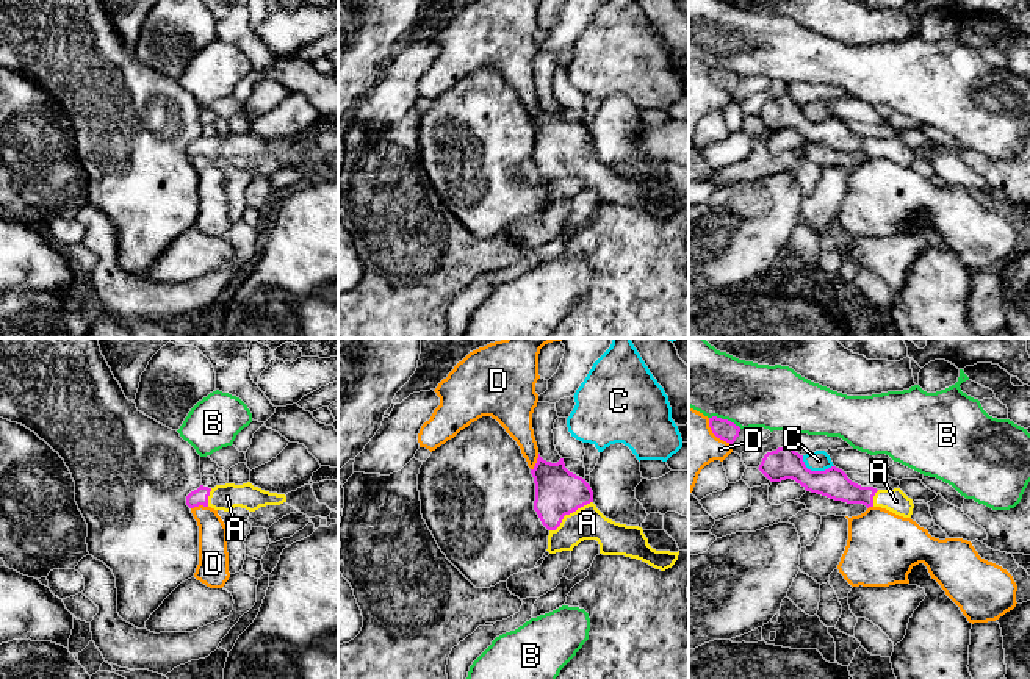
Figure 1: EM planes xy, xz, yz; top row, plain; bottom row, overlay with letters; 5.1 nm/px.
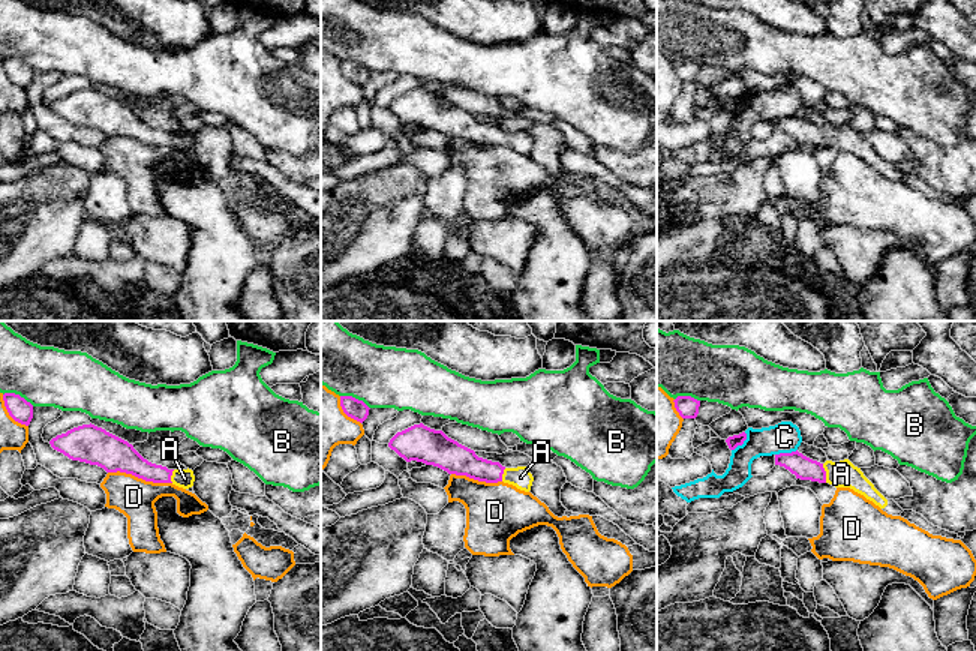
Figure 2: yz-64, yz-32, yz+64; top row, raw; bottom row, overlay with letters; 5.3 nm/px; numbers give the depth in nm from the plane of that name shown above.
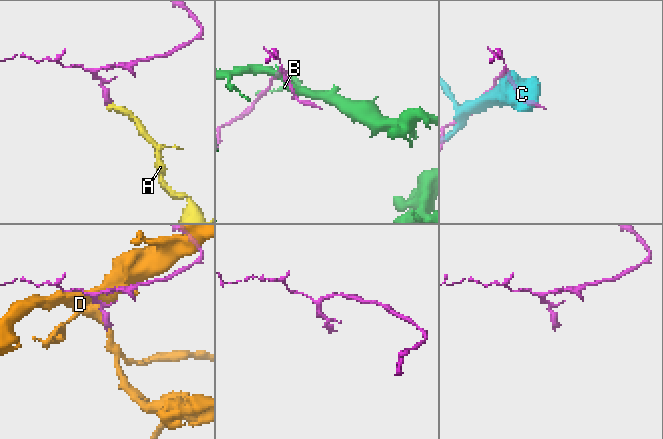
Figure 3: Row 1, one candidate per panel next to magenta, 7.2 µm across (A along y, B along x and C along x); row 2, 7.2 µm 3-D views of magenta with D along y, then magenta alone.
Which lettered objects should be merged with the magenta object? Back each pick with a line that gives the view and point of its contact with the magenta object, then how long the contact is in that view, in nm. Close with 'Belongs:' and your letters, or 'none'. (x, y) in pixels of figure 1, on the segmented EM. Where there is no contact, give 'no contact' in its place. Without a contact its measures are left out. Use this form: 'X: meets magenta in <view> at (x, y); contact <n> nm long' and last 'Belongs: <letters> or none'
A: meets magenta in xz at (569, 513); contact 280 nm long
Belongs: A

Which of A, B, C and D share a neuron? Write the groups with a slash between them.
A / B / C / D

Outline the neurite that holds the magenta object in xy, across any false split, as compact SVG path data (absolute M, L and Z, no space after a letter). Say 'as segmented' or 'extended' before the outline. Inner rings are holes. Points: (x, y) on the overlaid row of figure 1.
extended; M250 482L243 485L216 485L214 488L200 485L186 496L186 505L189 508L203 505L224 512L230 512L235 507L255 512L260 507L280 505L283 502L286 502L285 494L265 491L258 487L254 487Z

